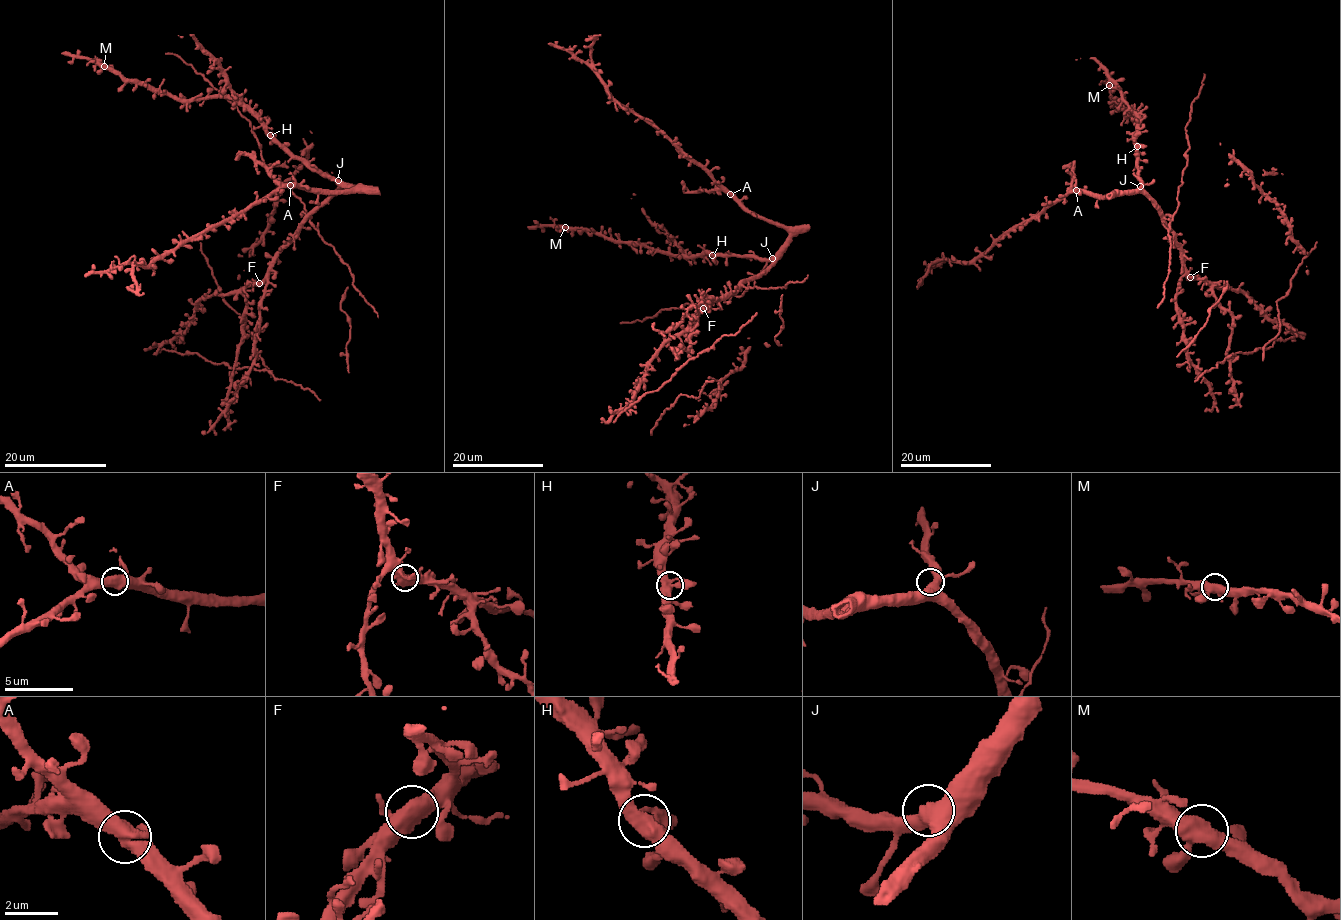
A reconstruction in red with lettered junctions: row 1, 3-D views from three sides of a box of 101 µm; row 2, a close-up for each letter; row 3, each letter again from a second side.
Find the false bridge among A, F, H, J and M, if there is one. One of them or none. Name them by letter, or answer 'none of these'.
none of these

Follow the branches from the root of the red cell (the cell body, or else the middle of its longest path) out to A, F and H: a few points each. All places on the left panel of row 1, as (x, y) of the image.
A: (213, 295), (234, 294), (261, 283), (272, 258), (300, 225), (340, 186), (357, 186), (306, 190), (290, 185)
F: (213, 295), (234, 294), (259, 283)
H: (213, 295), (234, 294), (261, 283), (272, 258), (338, 186), (335, 181), (293, 158), (270, 135)

